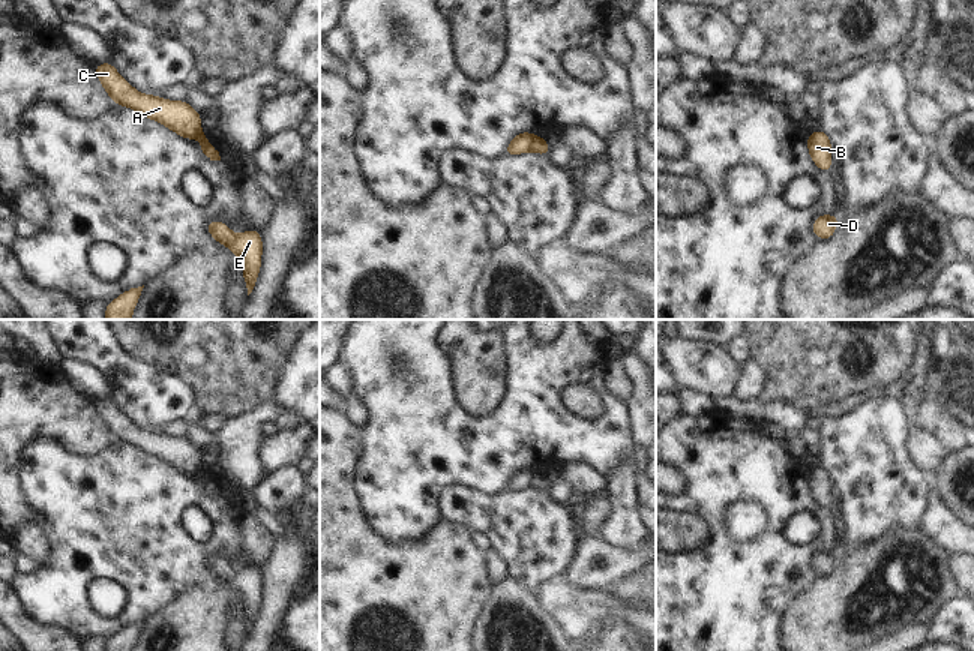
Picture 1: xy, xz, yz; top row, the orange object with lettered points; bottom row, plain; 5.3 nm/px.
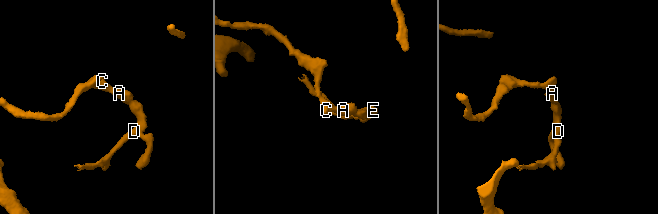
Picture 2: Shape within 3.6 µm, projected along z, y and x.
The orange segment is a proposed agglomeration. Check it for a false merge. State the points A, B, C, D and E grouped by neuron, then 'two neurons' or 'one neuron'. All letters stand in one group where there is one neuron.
A C / B D E; two neurons

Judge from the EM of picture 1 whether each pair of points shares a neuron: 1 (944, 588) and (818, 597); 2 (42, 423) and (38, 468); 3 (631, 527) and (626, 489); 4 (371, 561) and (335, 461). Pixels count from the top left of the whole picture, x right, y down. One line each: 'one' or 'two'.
1: one
2: two
3: one
4: one

